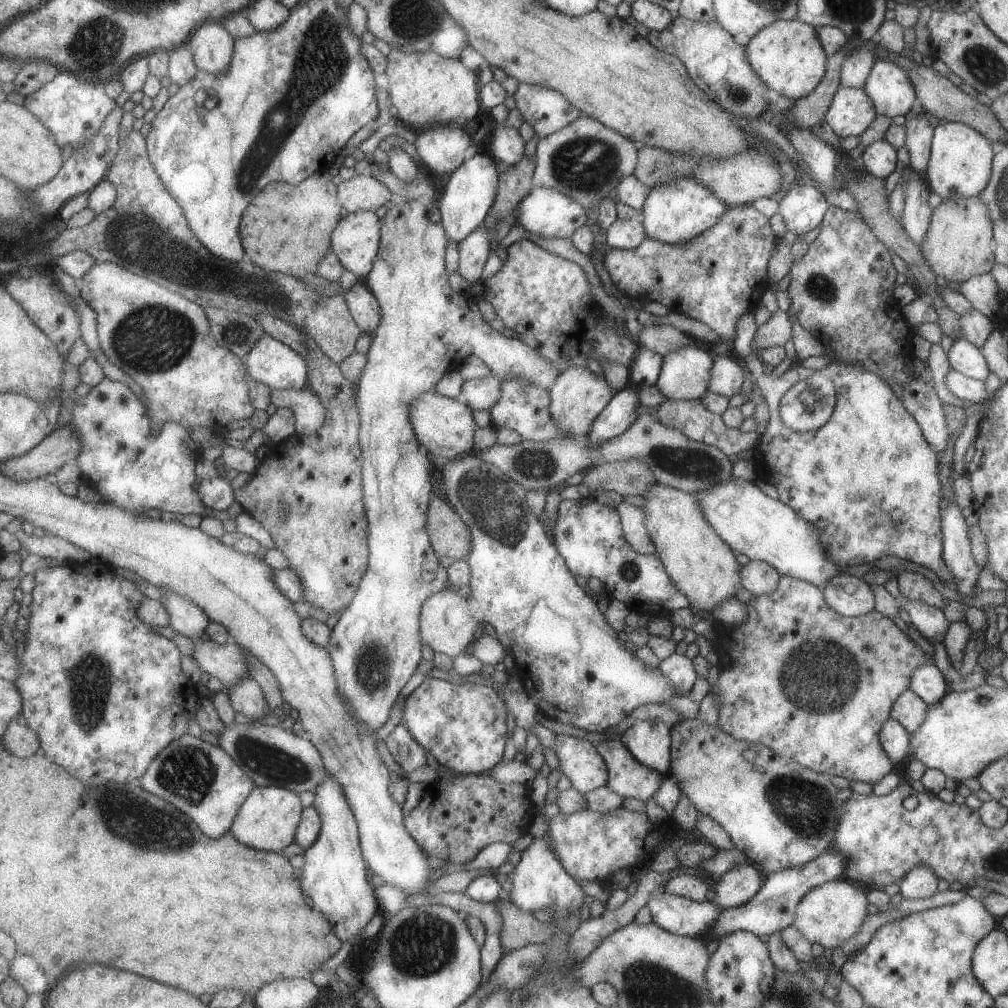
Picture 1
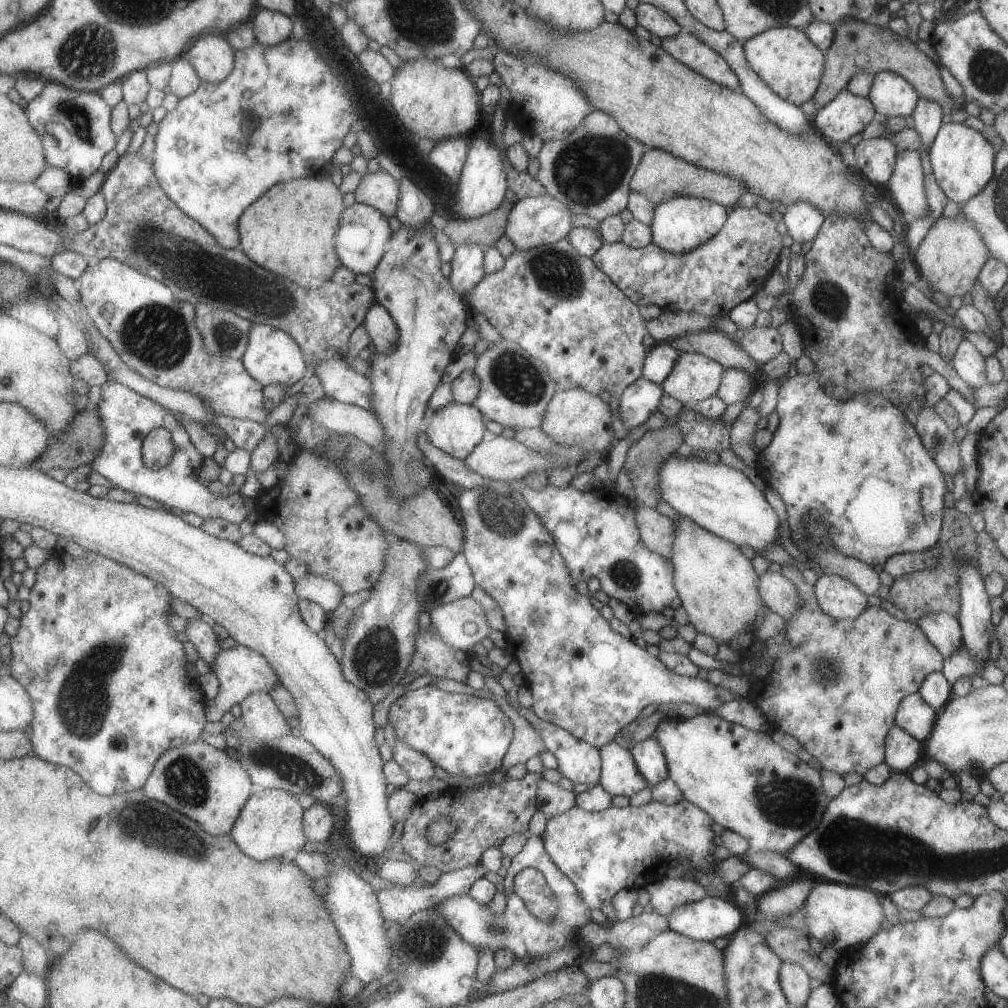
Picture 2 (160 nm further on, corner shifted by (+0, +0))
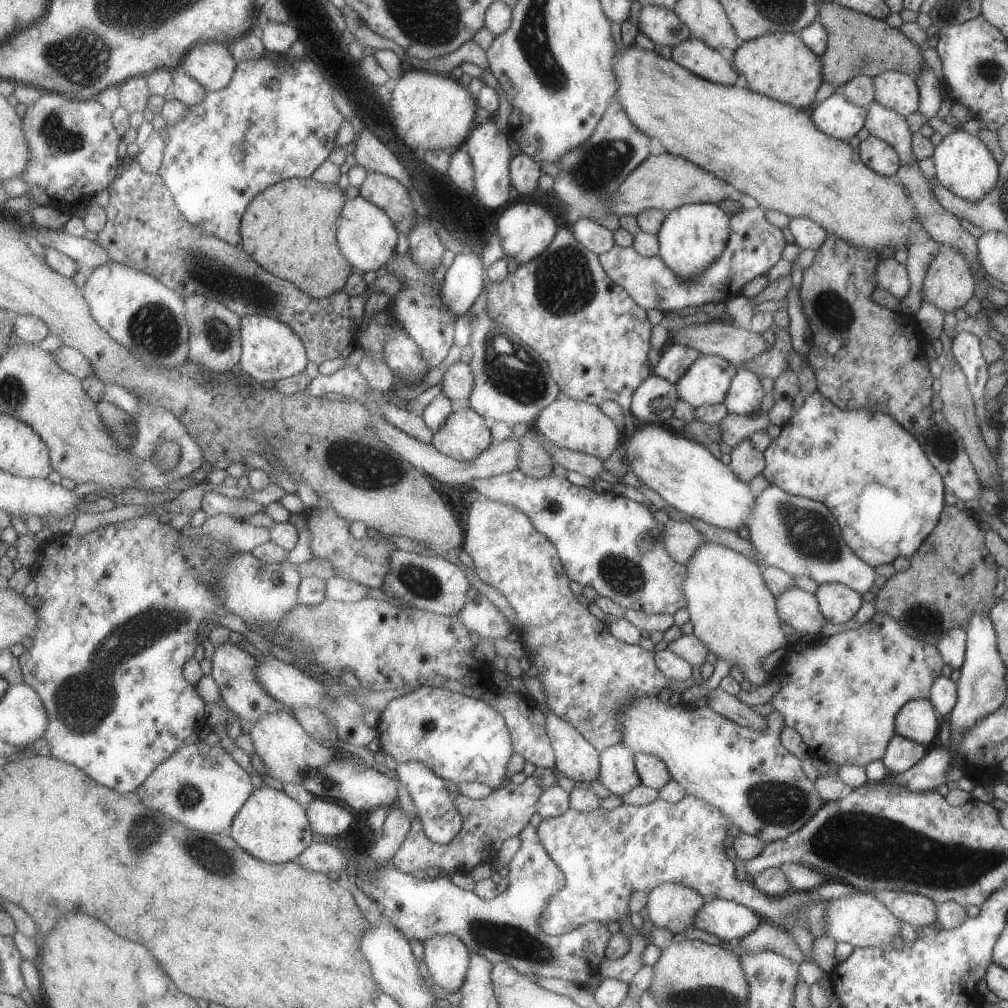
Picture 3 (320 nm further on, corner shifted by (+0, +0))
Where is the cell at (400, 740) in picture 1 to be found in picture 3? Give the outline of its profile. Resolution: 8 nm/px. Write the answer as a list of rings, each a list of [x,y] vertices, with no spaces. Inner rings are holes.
[[[417,761],[398,765],[396,774],[413,800],[417,816],[422,820],[426,835],[436,843],[449,844],[461,832],[464,825],[464,815],[456,805],[456,797],[449,792],[447,779],[437,776],[431,767]]]

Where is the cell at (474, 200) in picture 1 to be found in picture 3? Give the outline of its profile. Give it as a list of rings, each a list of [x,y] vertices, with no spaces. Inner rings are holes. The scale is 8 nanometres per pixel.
[[[489,116],[489,119],[483,124],[477,124],[472,130],[470,137],[467,140],[467,148],[470,150],[470,155],[476,170],[476,193],[479,195],[479,200],[487,208],[503,208],[507,204],[509,198],[509,173],[507,172],[507,164],[511,164],[511,150],[507,146],[507,135],[504,131],[500,131],[495,123],[494,116]]]

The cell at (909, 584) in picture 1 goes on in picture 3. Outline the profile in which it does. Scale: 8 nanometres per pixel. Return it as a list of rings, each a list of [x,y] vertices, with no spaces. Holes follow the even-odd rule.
[[[944,506],[933,530],[909,559],[909,568],[894,571],[872,601],[875,612],[888,614],[909,637],[936,646],[941,633],[957,627],[965,630],[973,613],[987,615],[999,601],[993,595],[998,564],[989,554],[984,532],[972,512]]]

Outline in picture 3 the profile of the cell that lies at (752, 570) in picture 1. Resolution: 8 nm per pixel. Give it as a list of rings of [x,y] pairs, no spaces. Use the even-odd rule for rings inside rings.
[[[798,587],[785,589],[774,599],[779,620],[792,626],[801,636],[819,634],[819,628],[826,623],[815,595]]]

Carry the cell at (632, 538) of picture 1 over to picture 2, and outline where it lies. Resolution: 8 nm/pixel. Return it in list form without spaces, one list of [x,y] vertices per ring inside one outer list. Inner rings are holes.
[[[645,505],[634,508],[636,525],[641,542],[663,558],[670,558],[674,533],[674,522],[667,516]]]

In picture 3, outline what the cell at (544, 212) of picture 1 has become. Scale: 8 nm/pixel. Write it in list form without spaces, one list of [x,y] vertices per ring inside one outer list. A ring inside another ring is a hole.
[[[520,202],[511,204],[505,208],[497,219],[496,230],[499,236],[500,245],[505,255],[503,259],[516,262],[518,265],[529,262],[532,258],[539,257],[540,254],[549,246],[555,236],[557,224],[553,220],[553,214],[543,208],[543,204],[531,202]]]

